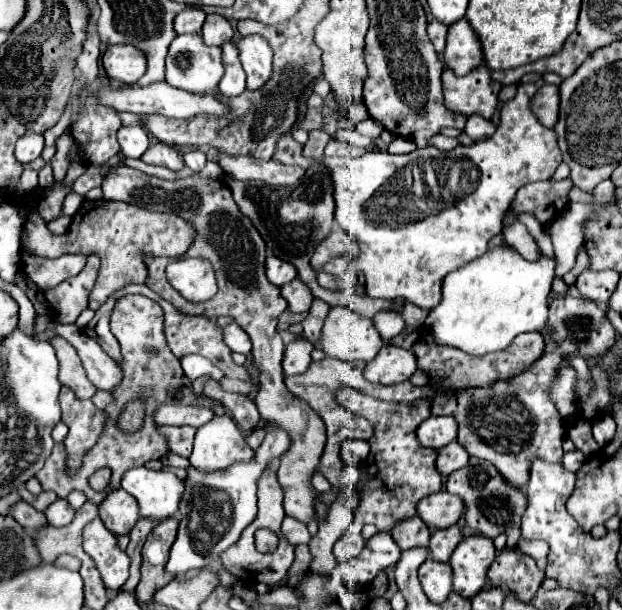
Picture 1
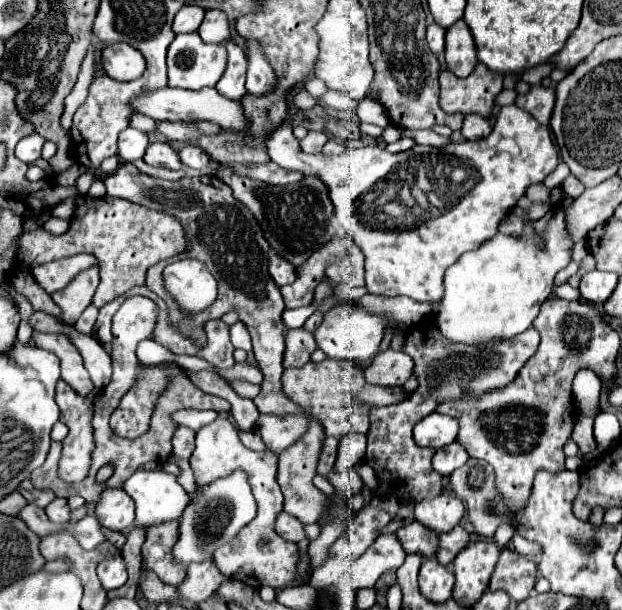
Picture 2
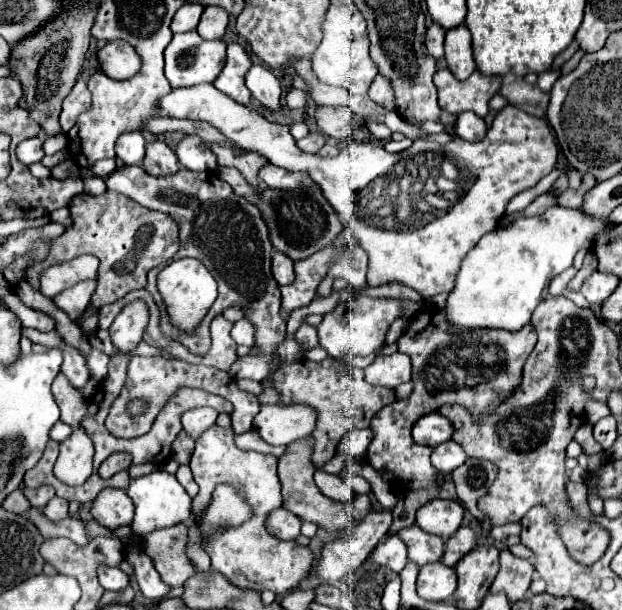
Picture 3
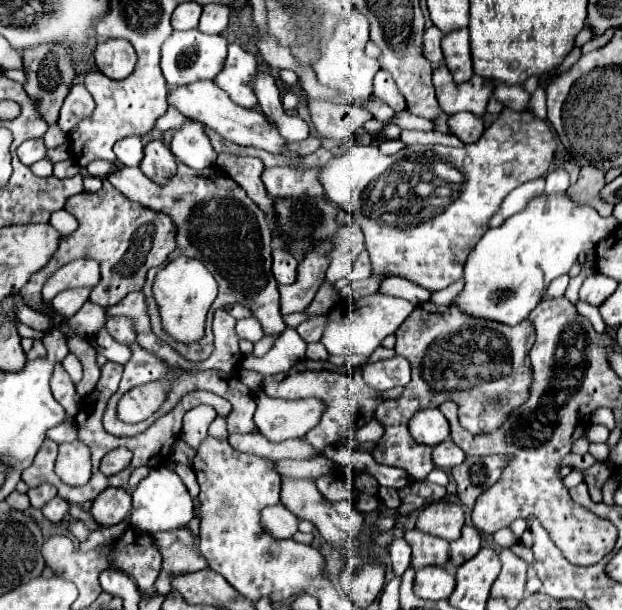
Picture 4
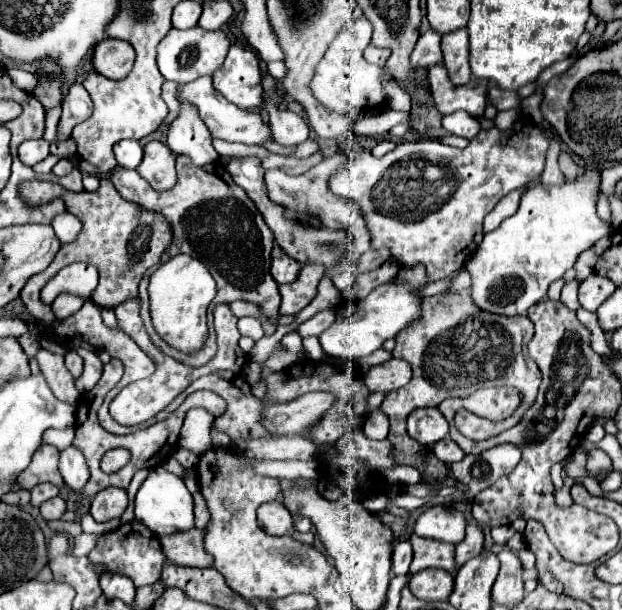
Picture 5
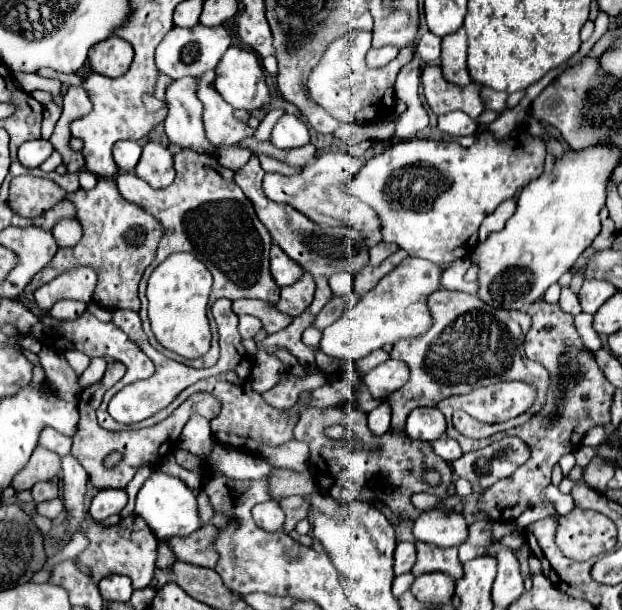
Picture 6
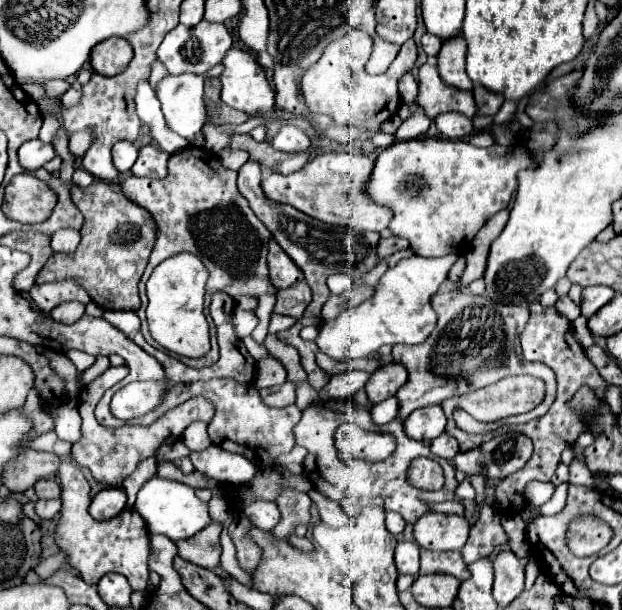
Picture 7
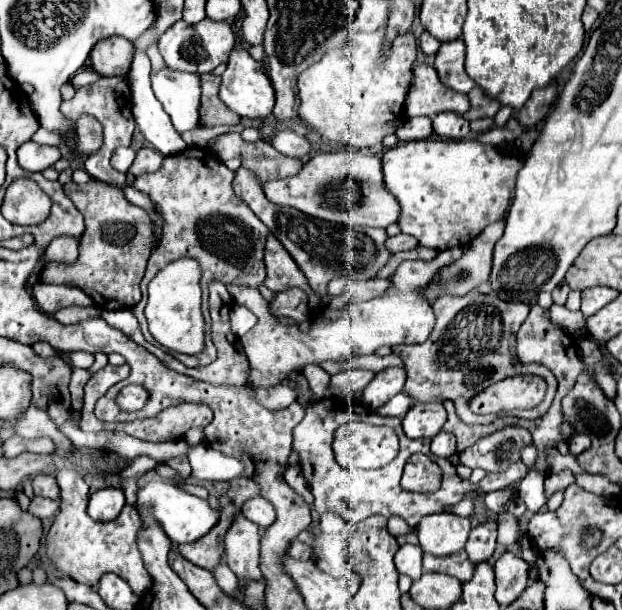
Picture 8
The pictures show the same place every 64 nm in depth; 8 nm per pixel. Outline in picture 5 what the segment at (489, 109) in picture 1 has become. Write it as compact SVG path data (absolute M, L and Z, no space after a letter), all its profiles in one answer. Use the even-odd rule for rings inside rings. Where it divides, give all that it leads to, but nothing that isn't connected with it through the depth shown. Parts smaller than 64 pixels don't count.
M436 64L428 68L428 78L430 78L434 106L442 114L452 114L456 110L464 110L474 118L480 118L484 114L488 84L490 84L484 82L484 78L472 78L468 84L456 86L450 82L444 64Z

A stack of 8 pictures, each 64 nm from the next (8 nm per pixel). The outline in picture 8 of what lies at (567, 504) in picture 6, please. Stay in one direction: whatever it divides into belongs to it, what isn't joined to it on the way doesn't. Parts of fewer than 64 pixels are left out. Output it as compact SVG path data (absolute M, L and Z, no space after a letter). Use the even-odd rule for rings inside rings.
M532 472L524 478L524 482L520 482L520 488L518 488L518 494L520 498L524 500L526 508L536 514L544 508L546 504L546 492L544 492L544 478L540 476L540 472Z

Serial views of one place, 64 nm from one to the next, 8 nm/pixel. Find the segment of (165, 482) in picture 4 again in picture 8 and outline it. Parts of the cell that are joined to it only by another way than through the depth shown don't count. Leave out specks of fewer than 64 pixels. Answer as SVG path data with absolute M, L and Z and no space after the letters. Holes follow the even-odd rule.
M160 478L150 480L140 492L138 492L138 504L136 504L142 514L152 516L162 530L166 532L166 536L174 542L174 544L184 544L184 542L194 542L200 536L204 536L216 522L218 522L218 514L208 506L206 500L188 494L186 490L182 490L178 484L174 482L166 482Z

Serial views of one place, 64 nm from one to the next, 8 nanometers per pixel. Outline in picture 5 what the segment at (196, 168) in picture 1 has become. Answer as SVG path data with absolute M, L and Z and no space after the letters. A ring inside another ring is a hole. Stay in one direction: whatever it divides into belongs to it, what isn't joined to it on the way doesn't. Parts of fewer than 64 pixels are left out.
M184 104L180 106L180 116L170 124L168 146L174 154L188 156L196 166L206 166L220 158L212 148L210 130L198 118L198 112Z

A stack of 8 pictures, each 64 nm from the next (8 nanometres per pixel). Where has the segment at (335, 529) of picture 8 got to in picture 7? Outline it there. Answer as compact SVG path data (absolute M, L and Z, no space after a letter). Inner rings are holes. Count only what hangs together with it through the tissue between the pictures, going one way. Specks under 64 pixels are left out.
M310 490L308 496L316 504L324 524L328 524L332 528L338 528L338 526L344 526L348 522L348 516L344 514L344 510L340 510L340 506L336 506L336 502L330 502L328 498L322 498L322 494L316 492L316 490Z

